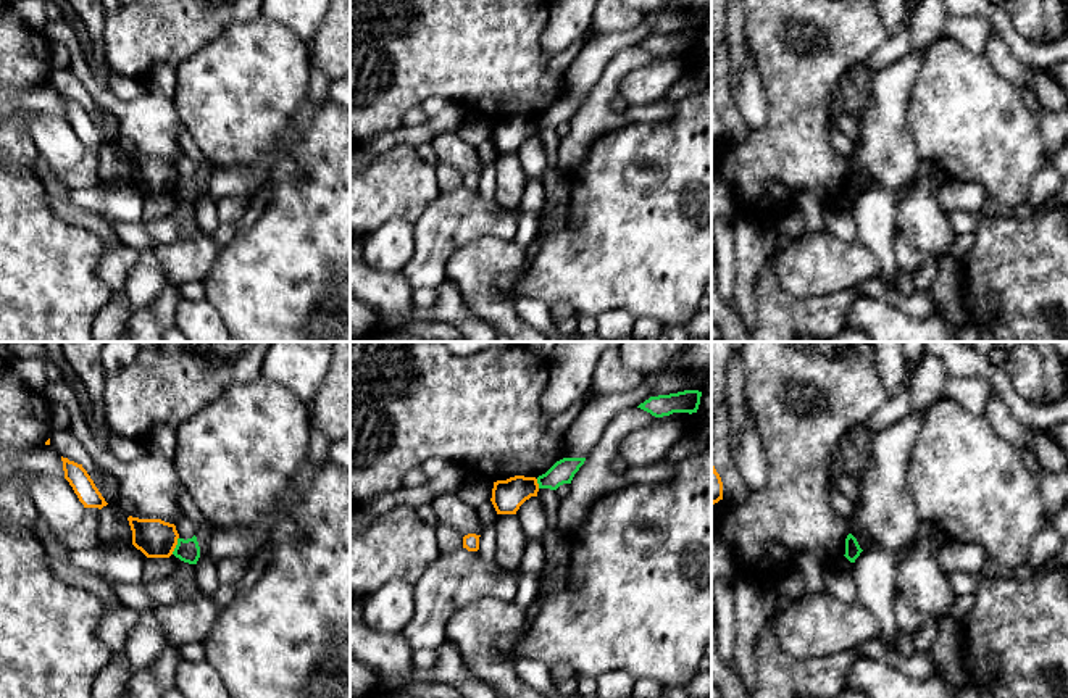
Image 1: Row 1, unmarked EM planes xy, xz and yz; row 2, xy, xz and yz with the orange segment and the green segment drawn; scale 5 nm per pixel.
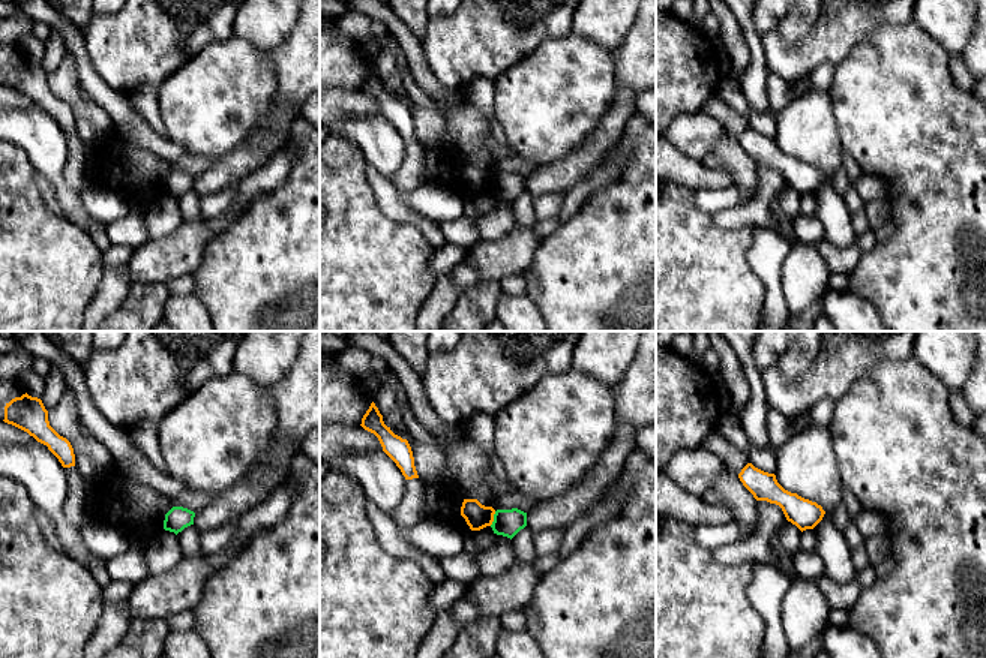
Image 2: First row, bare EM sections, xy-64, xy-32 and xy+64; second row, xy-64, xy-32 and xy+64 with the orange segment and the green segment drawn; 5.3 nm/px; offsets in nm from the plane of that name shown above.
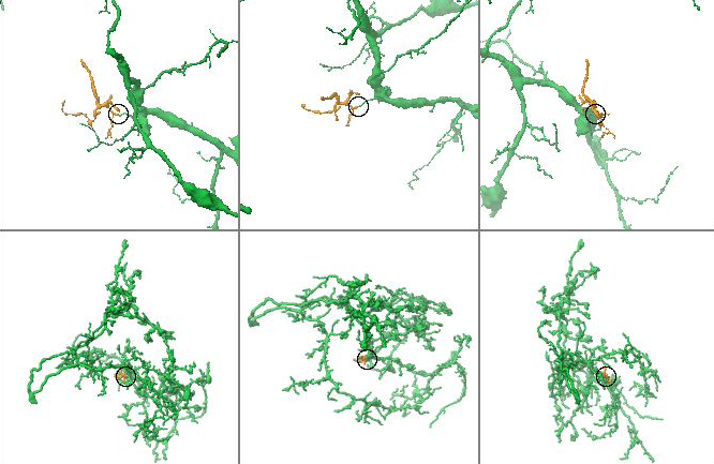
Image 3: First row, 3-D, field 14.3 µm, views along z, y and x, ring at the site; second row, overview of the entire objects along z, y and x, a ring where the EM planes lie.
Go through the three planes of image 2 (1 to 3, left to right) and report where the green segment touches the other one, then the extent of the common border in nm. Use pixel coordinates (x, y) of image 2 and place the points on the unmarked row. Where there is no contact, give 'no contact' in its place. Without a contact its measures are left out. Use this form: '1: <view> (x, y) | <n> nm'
1: no contact
2: xy-32 (492, 183) | 90 nm
3: no contact

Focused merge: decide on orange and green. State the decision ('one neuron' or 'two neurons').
two neurons

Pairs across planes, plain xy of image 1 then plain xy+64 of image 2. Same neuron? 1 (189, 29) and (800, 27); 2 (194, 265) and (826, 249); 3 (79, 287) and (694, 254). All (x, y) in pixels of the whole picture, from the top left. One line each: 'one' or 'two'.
1: two
2: one
3: one

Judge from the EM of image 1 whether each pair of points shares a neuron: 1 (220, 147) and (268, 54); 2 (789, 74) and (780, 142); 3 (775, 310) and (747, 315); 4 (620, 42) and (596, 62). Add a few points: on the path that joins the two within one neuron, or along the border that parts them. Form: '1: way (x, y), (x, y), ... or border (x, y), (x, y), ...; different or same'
1: way (231, 124), (239, 108), (239, 95), (254, 76); same
2: way (789, 91), (789, 126); same
3: border (757, 276), (754, 284), (754, 324); different
4: way (613, 44), (602, 55); same

